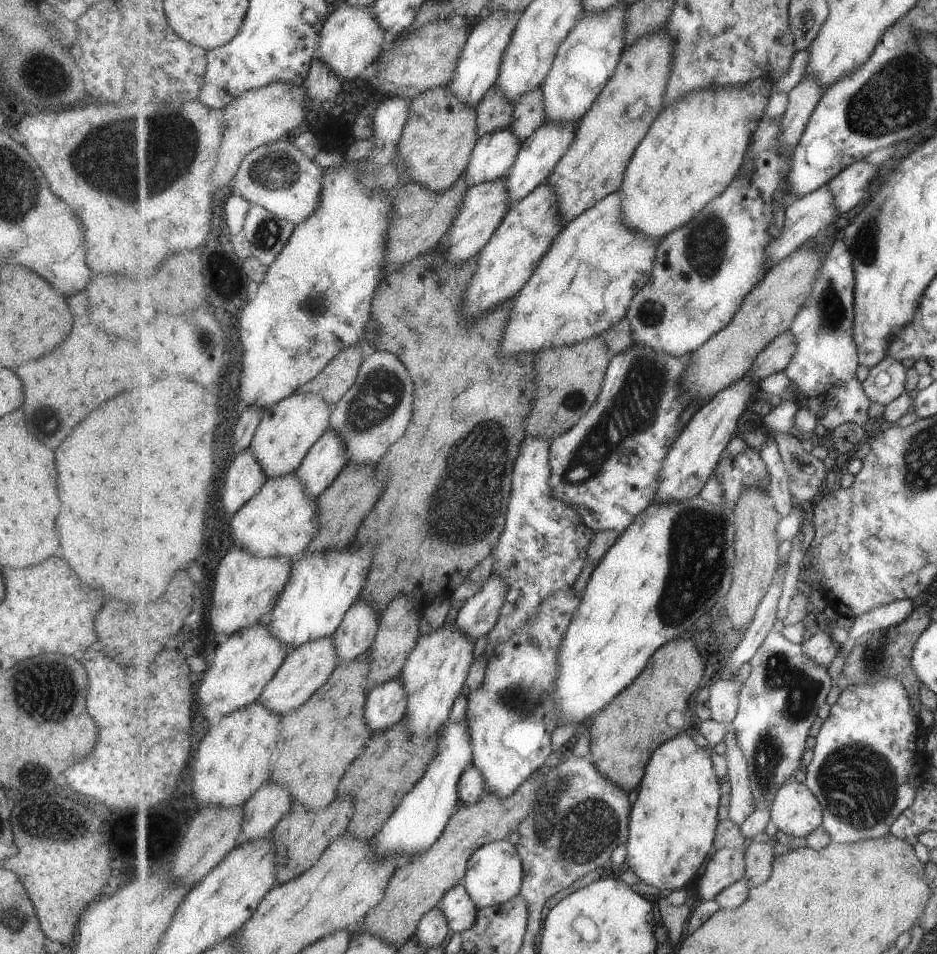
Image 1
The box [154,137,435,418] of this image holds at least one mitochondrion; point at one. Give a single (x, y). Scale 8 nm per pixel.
(275, 171)

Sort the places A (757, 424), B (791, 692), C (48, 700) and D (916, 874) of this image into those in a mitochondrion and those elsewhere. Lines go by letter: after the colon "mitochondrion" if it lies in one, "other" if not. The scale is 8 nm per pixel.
A: other
B: mitochondrion
C: mitochondrion
D: other

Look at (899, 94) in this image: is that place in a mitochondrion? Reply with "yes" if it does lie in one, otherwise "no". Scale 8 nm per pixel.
yes

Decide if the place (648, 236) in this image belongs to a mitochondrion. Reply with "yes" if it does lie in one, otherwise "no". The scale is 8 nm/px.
no

